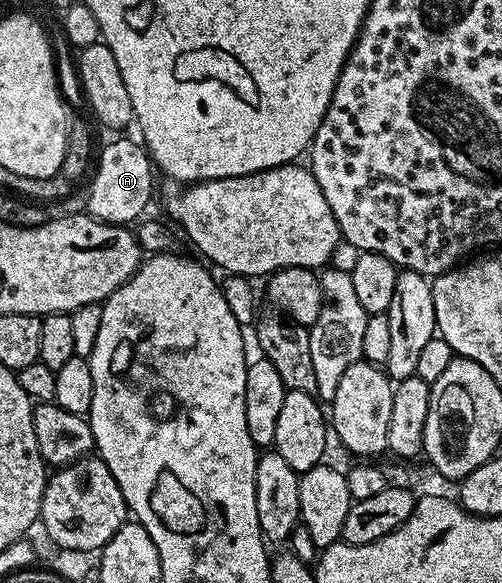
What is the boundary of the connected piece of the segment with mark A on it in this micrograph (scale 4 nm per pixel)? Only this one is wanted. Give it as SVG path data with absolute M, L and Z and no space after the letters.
M116 140L113 144L106 145L101 152L99 149L98 160L99 156L100 165L95 165L96 177L93 178L92 189L88 192L87 215L93 216L95 220L100 220L104 224L118 224L121 226L128 226L139 221L147 213L144 211L147 210L148 203L152 200L152 172L154 173L154 165L145 145L140 142L135 144L132 140Z

